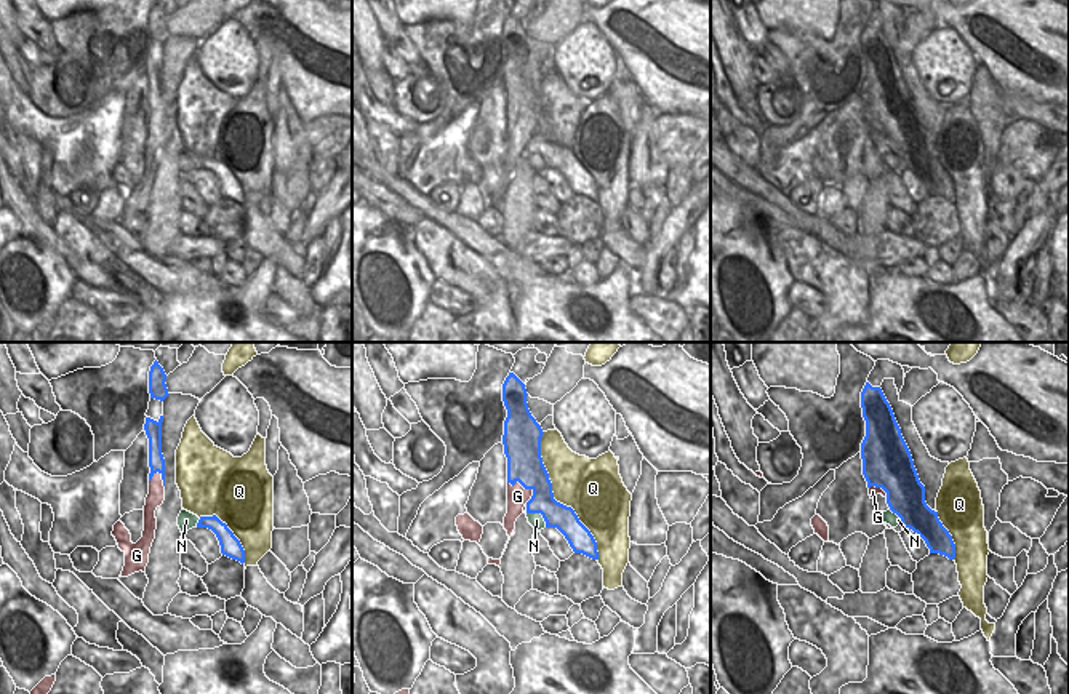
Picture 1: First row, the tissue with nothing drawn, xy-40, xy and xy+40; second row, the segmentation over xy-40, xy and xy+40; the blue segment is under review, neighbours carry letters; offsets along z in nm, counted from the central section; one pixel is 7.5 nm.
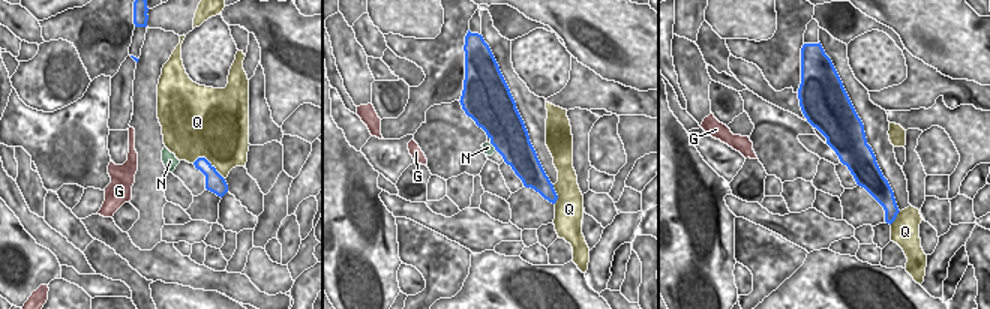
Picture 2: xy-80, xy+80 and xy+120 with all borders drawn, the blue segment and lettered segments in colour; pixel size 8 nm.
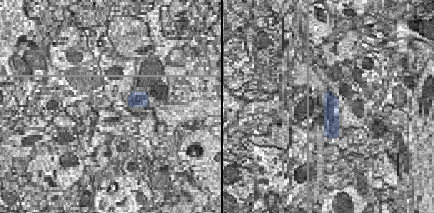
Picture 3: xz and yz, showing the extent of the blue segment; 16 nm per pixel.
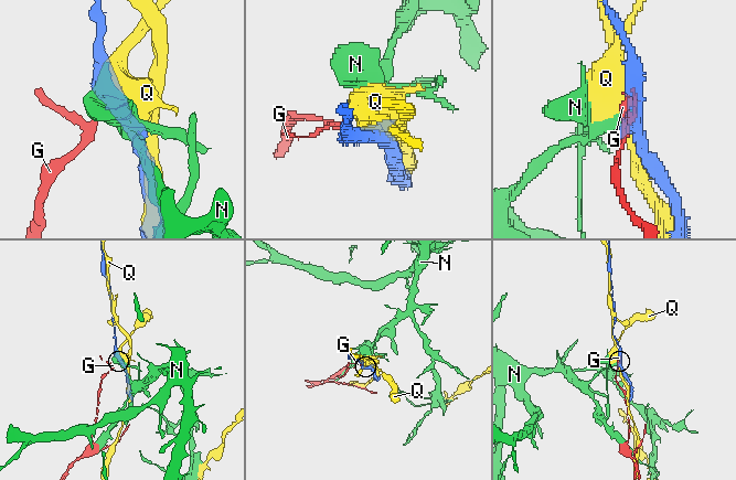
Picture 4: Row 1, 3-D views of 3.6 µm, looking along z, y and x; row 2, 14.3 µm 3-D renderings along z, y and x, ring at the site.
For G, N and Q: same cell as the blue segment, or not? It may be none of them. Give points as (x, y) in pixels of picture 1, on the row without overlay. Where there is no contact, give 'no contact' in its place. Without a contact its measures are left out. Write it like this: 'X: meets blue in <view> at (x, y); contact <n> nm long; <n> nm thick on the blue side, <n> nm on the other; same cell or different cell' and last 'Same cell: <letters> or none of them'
G: meets blue in xy at (524, 128); contact 220 nm long; 260 nm thick on the blue side, 170 nm on the other; different cell
N: meets blue in xy at (540, 154); contact 190 nm long; 190 nm thick on the blue side, 110 nm on the other; different cell
Q: meets blue in xy at (554, 141); contact 1050 nm long; 220 nm thick on the blue side, 400 nm on the other; different cell
Same cell: none of them

